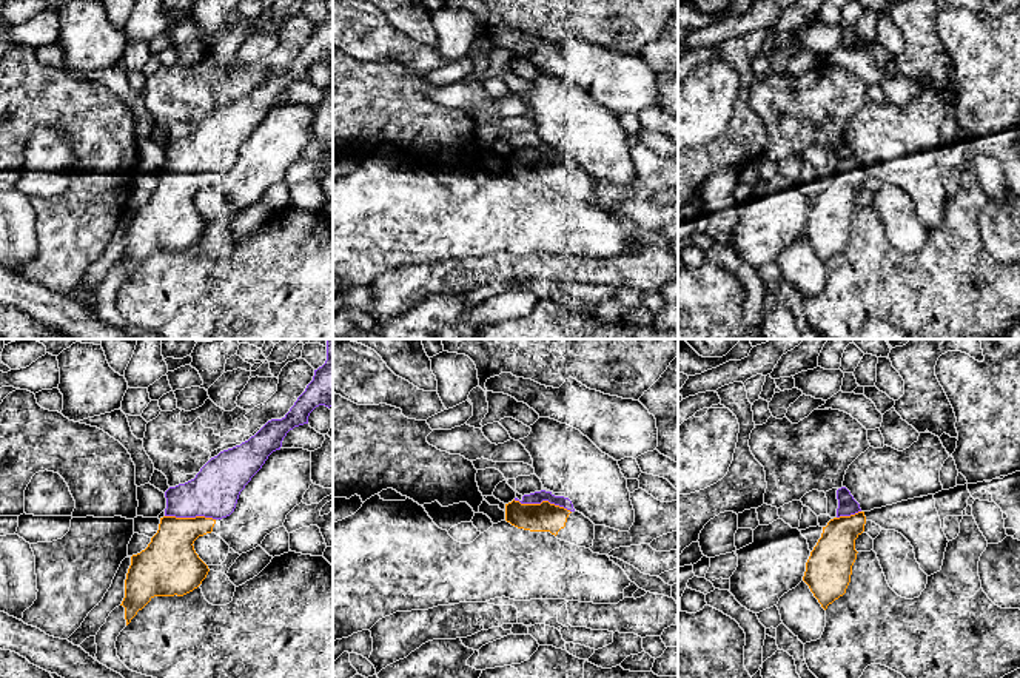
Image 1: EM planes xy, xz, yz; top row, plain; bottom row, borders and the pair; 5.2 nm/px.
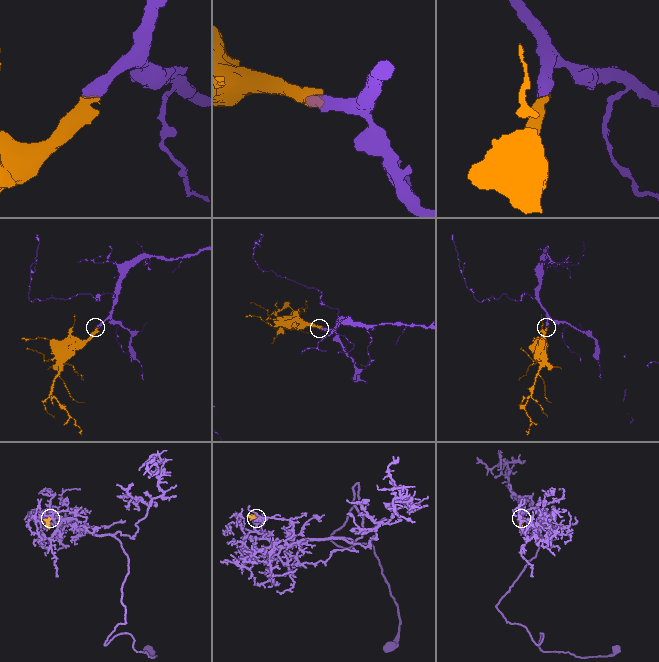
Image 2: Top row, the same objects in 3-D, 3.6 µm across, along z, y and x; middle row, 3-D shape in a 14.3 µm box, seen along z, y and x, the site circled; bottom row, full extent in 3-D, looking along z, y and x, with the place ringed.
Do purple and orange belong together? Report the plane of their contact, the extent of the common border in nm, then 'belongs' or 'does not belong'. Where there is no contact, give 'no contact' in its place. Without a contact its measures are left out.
xz | 320 nm | belongs

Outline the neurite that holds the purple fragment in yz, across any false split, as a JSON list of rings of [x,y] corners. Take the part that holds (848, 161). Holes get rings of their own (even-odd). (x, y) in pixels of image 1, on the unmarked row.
[[[846,142],[837,145],[837,154],[837,171],[823,182],[803,231],[824,265],[846,248],[858,208],[855,194],[866,179],[864,166]]]

